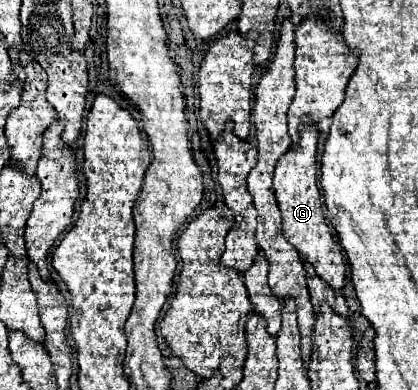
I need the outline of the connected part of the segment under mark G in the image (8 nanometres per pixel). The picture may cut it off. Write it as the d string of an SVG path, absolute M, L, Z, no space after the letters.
M304 126L300 130L300 144L290 148L276 166L274 172L274 192L276 202L282 212L282 232L286 240L300 252L302 260L312 264L316 274L330 284L336 292L344 288L346 282L346 262L340 250L340 244L334 238L334 228L324 216L324 202L316 182L316 142L318 142L318 128Z

